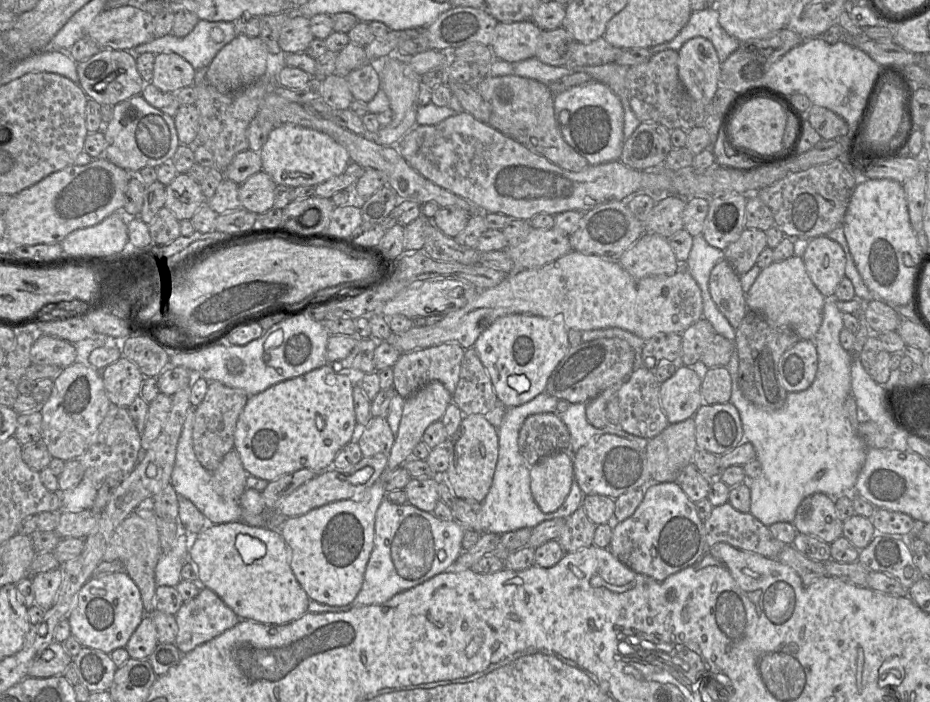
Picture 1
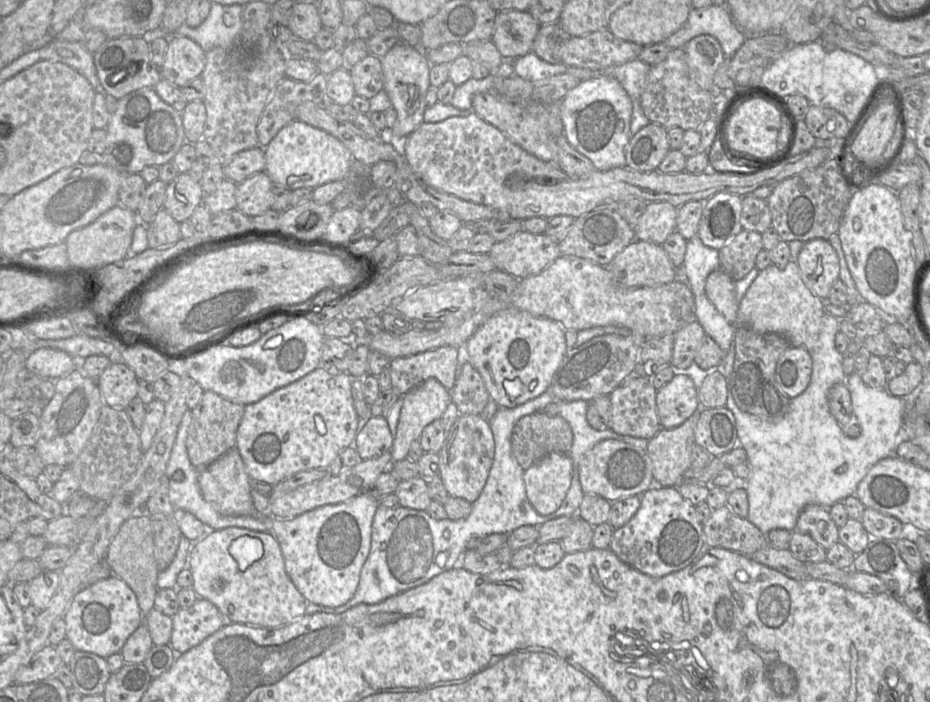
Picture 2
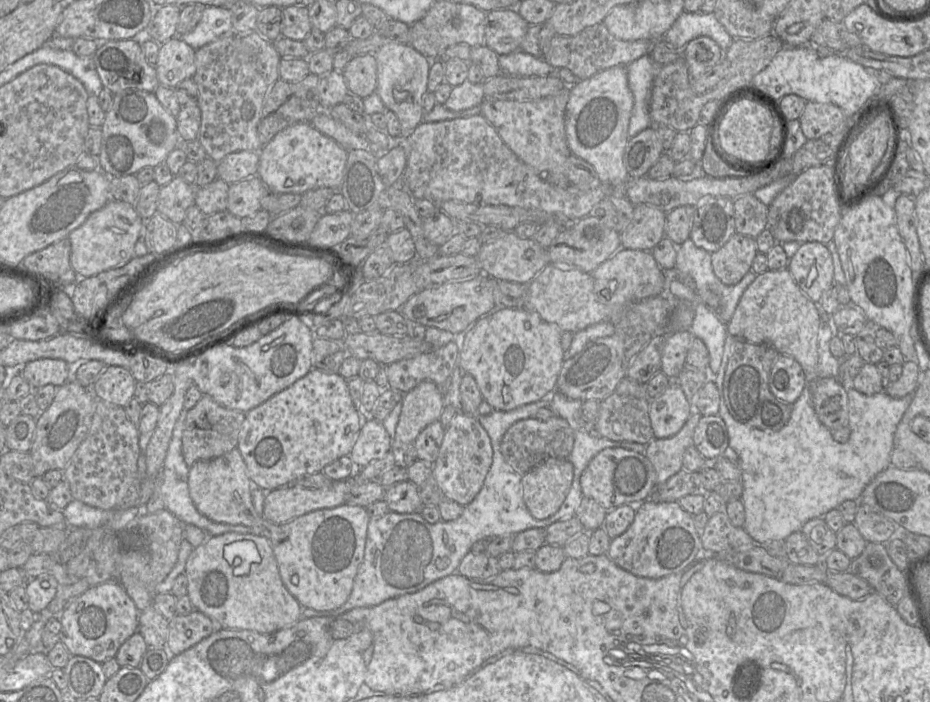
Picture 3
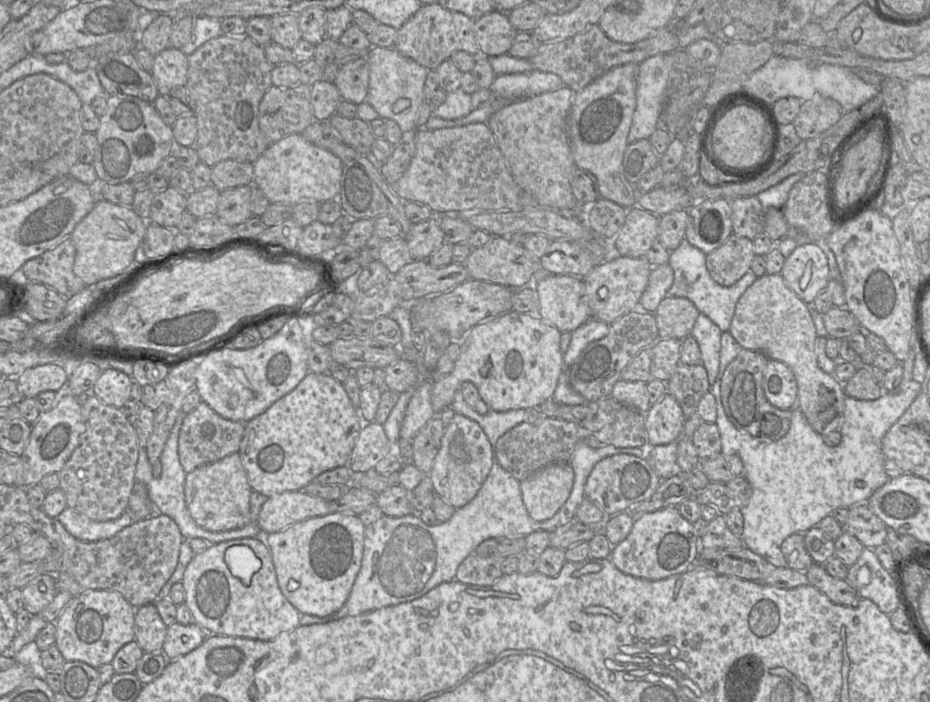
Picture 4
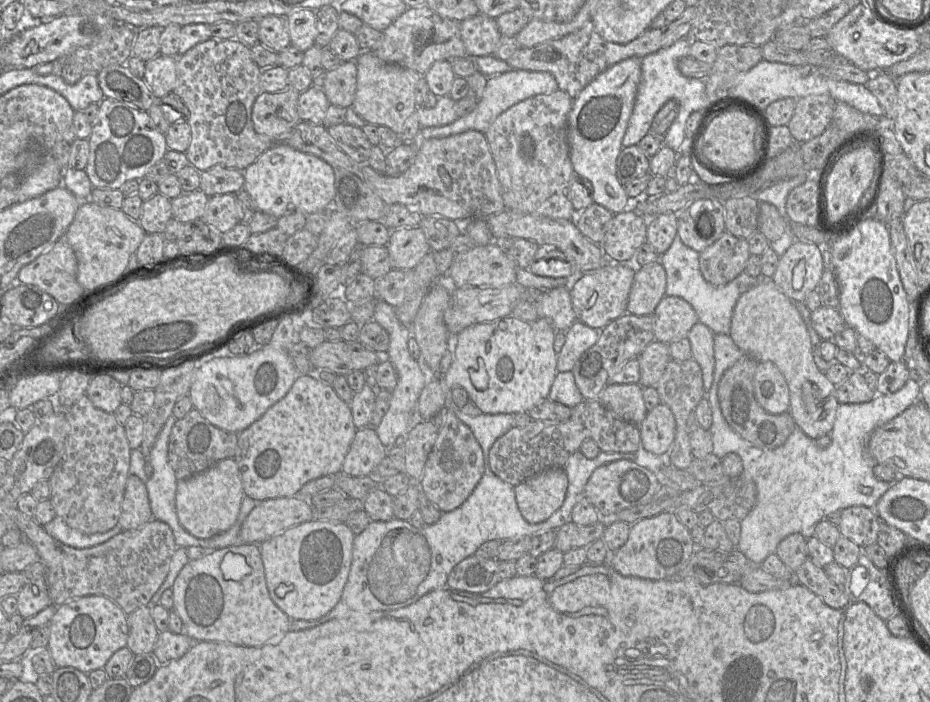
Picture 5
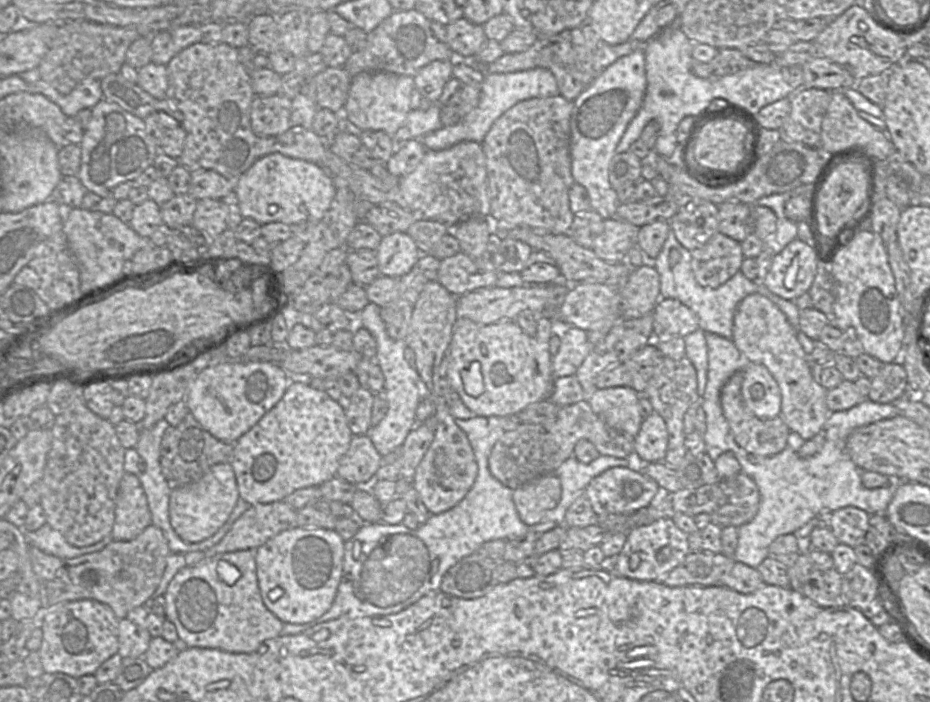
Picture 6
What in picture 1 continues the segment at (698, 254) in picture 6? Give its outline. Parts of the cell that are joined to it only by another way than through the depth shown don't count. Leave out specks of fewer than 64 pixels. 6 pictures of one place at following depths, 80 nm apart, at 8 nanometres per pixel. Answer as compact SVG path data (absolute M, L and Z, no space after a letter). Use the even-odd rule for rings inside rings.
M745 228L739 238L724 250L725 259L738 275L743 275L756 265L759 254L766 247L765 231Z

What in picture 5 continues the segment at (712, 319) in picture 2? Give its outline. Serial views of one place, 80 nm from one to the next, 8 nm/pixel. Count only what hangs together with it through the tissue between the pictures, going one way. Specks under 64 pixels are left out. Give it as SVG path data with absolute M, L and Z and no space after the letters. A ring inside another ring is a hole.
M697 322L689 331L687 338L690 341L692 358L702 370L704 397L707 397L713 381L715 366L714 333L705 324Z

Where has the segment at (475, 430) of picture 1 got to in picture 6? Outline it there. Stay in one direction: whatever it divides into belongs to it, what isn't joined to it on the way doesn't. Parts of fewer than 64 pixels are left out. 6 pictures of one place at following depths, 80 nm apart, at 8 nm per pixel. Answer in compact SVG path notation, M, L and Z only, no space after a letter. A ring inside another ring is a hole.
M438 395L431 398L436 405L437 427L431 445L416 468L412 484L433 515L451 509L465 497L476 480L478 465L467 435L456 424L445 399Z

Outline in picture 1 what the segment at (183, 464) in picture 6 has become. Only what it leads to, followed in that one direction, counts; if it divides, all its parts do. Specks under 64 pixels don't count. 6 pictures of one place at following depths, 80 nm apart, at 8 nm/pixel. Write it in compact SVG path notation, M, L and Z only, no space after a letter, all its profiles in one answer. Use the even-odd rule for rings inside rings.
M218 381L209 382L202 402L195 408L192 441L196 458L200 464L213 472L223 457L234 449L234 432L237 420L248 400L248 394L238 388L232 388Z

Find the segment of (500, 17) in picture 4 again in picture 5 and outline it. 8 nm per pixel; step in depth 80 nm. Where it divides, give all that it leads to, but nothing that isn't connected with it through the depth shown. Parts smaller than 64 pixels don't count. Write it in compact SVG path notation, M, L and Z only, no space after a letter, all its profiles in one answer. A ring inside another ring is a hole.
M484 14L462 20L460 33L466 48L465 57L473 59L493 54L502 38L495 19Z

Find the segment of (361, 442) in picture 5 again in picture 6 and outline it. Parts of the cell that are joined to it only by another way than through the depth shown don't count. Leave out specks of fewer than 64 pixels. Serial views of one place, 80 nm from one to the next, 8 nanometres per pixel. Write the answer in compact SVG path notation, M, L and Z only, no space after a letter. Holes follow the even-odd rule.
M353 435L348 450L340 460L336 476L355 484L358 489L368 489L376 479L381 459L368 435Z

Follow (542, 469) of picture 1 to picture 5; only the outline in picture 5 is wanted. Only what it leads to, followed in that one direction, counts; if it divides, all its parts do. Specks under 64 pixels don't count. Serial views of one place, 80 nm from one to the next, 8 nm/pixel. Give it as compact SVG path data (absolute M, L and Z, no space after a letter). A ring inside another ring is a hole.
M563 468L545 470L515 486L520 513L532 524L546 521L564 502L568 478Z

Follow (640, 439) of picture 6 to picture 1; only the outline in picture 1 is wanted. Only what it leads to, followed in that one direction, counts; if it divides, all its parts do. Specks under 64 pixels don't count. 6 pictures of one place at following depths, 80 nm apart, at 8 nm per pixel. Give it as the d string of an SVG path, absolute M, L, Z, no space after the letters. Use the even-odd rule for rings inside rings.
M679 364L675 373L660 385L660 402L669 424L694 417L703 404L702 380L690 367Z

